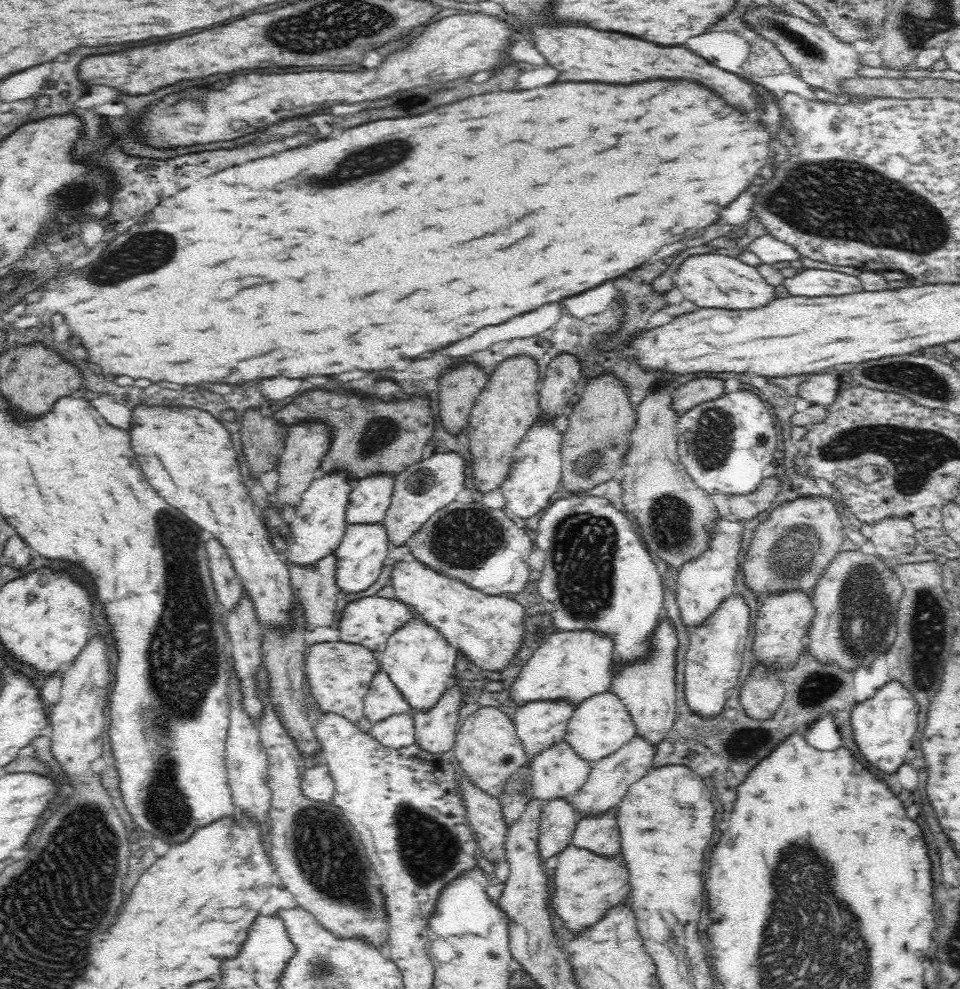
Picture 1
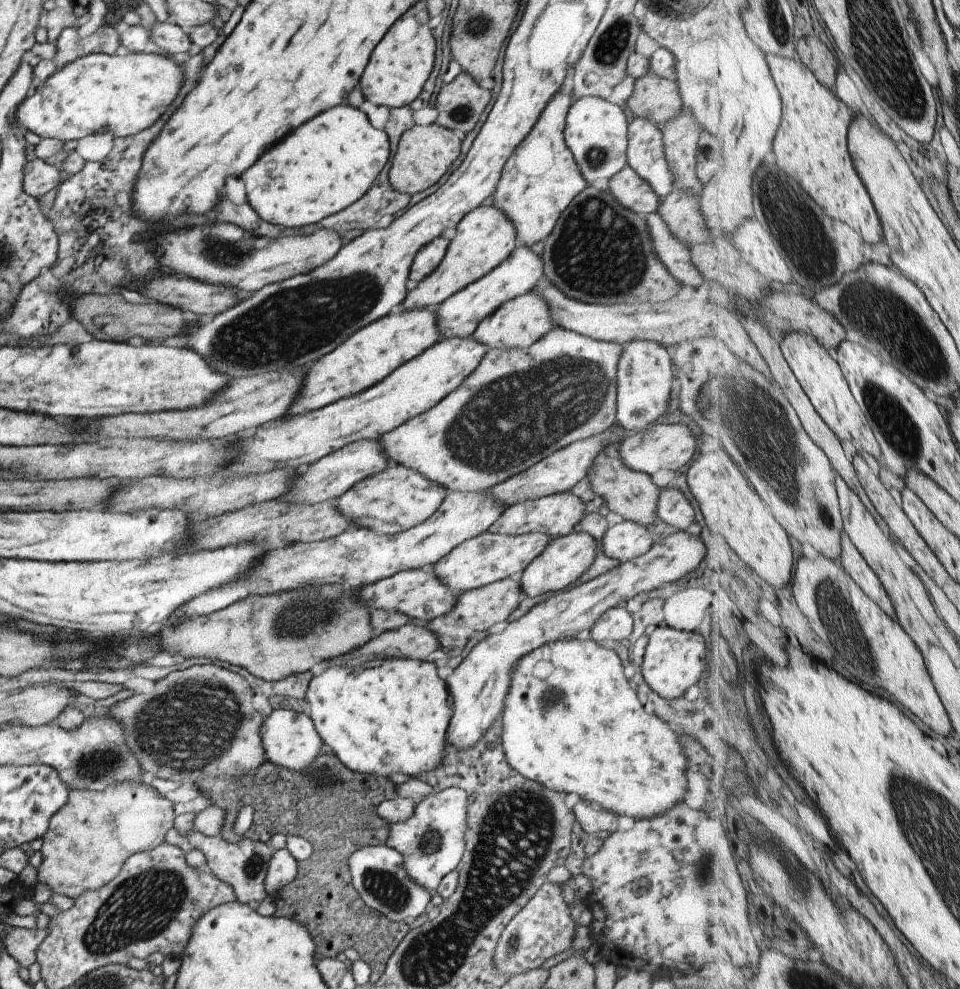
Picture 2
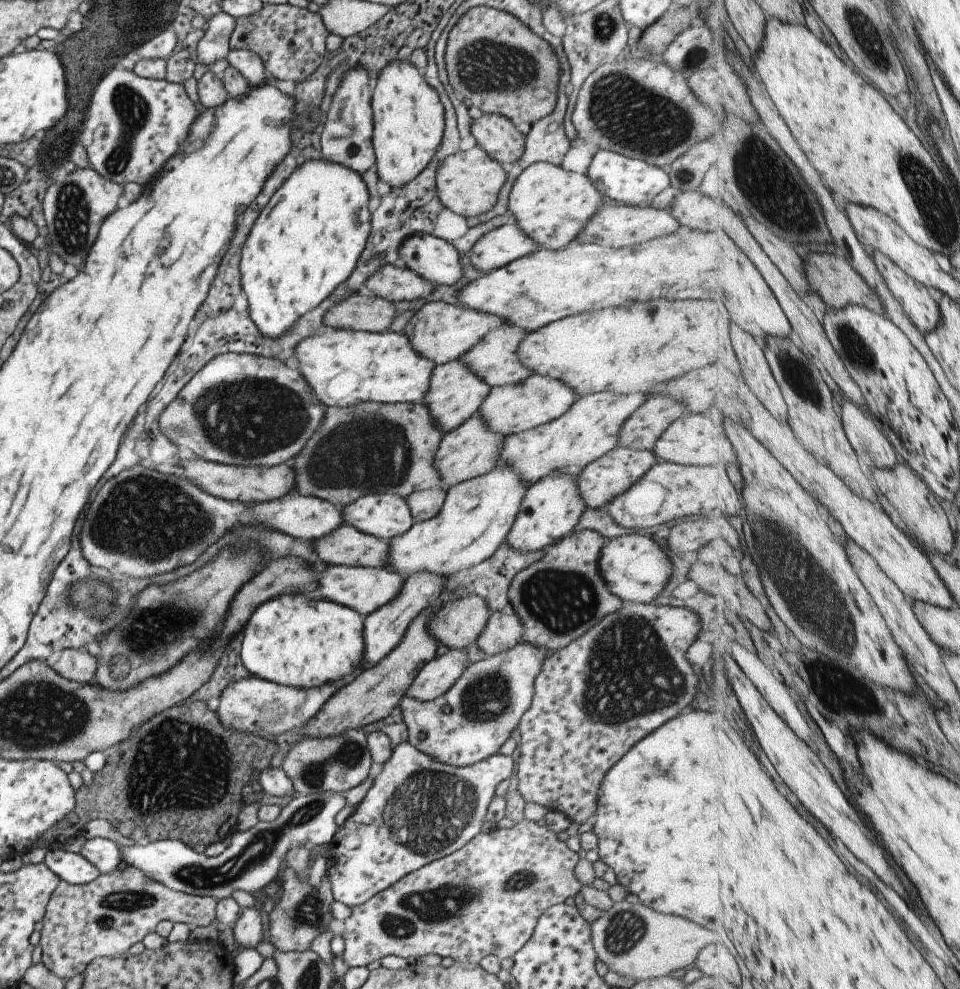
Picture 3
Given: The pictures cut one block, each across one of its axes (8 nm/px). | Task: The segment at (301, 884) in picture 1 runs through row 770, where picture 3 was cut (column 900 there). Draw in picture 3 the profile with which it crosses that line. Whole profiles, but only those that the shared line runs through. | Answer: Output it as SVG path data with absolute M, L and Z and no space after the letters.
M881 251L873 252L873 257L889 288L901 301L919 330L926 334L939 328L943 320L943 310L939 310L937 302L923 283L907 276L901 267L895 266L896 262Z

